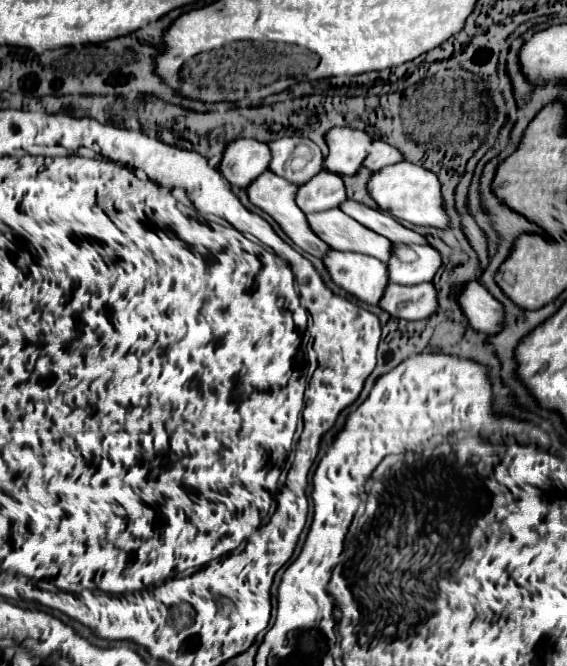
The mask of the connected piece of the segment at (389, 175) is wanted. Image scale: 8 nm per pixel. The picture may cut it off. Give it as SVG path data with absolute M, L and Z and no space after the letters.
M400 161L394 165L388 165L376 173L370 175L366 189L370 197L376 201L378 209L386 211L398 221L408 221L412 225L422 227L438 227L444 229L448 225L448 217L442 211L442 195L440 195L440 181L436 175L424 167L418 167L410 161Z

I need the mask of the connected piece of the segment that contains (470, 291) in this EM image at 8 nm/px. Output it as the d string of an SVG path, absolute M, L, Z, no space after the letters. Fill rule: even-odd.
M476 281L462 285L460 289L460 309L468 319L470 327L480 333L496 333L504 319L502 305Z

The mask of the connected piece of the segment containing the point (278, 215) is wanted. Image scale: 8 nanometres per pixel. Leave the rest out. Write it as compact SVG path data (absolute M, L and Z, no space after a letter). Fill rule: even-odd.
M264 171L256 181L252 181L246 189L248 193L248 199L252 205L256 205L258 209L262 209L268 217L272 217L280 227L282 231L290 237L292 245L304 253L310 253L314 257L324 257L328 247L324 247L324 243L320 243L320 239L316 239L316 235L312 235L312 231L308 231L308 221L306 221L306 215L296 209L296 203L294 203L294 197L296 197L296 187L294 183L288 183L286 179L280 179L278 175L274 175L272 171Z

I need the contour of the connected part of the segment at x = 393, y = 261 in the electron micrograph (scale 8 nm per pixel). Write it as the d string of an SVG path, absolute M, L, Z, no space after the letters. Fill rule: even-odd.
M410 245L410 249L416 253L416 259L406 263L400 261L396 255L392 255L386 261L388 279L398 285L416 285L432 281L436 271L440 269L440 255L428 245Z

